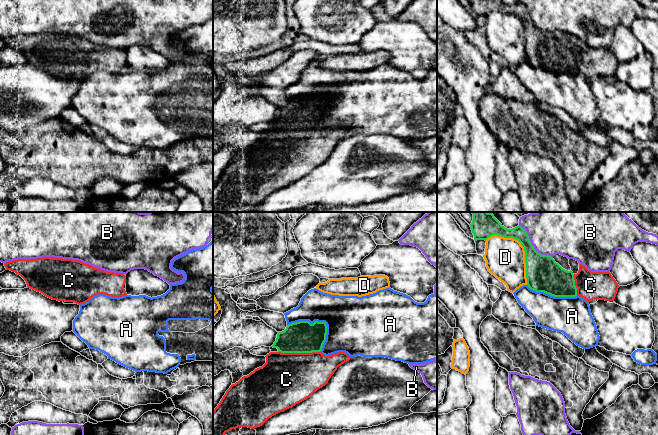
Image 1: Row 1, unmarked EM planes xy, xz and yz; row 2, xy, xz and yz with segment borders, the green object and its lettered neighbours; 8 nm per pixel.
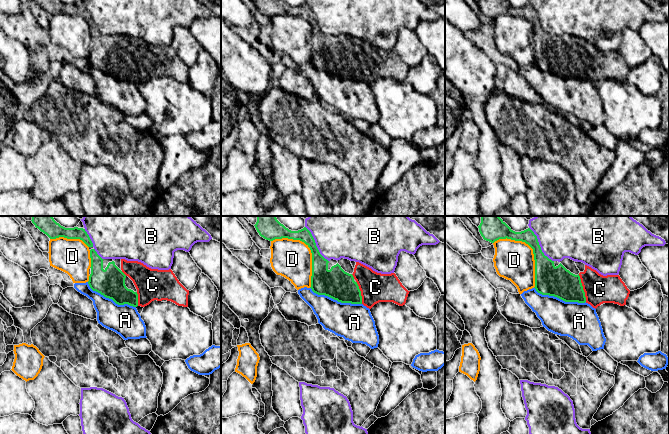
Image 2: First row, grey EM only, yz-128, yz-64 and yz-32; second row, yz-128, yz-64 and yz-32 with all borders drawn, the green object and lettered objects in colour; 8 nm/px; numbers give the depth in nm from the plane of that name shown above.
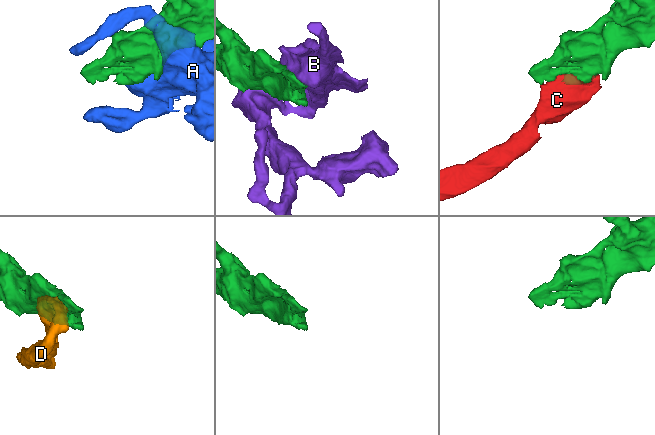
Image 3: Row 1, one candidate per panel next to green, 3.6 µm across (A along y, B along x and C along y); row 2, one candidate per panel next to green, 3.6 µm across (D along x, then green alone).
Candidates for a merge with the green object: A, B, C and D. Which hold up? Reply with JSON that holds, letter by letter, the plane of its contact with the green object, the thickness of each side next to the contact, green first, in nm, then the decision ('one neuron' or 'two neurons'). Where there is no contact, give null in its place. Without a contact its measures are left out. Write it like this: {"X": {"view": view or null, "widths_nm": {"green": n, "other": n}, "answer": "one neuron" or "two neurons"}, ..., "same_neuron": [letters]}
{"A": {"view": "xz", "widths_nm": {"green": 260, "other": 400}, "answer": "two neurons"}, "B": {"view": "yz", "widths_nm": {"green": 280, "other": 420}, "answer": "two neurons"}, "C": {"view": "xz", "widths_nm": {"green": 260, "other": 420}, "answer": "one neuron"}, "D": {"view": "yz", "widths_nm": {"green": 280, "other": 320}, "answer": "two neurons"}, "same_neuron": ["C"]}

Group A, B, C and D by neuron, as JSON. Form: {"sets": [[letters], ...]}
{"sets": [["A"], ["B"], ["C"], ["D"]]}

